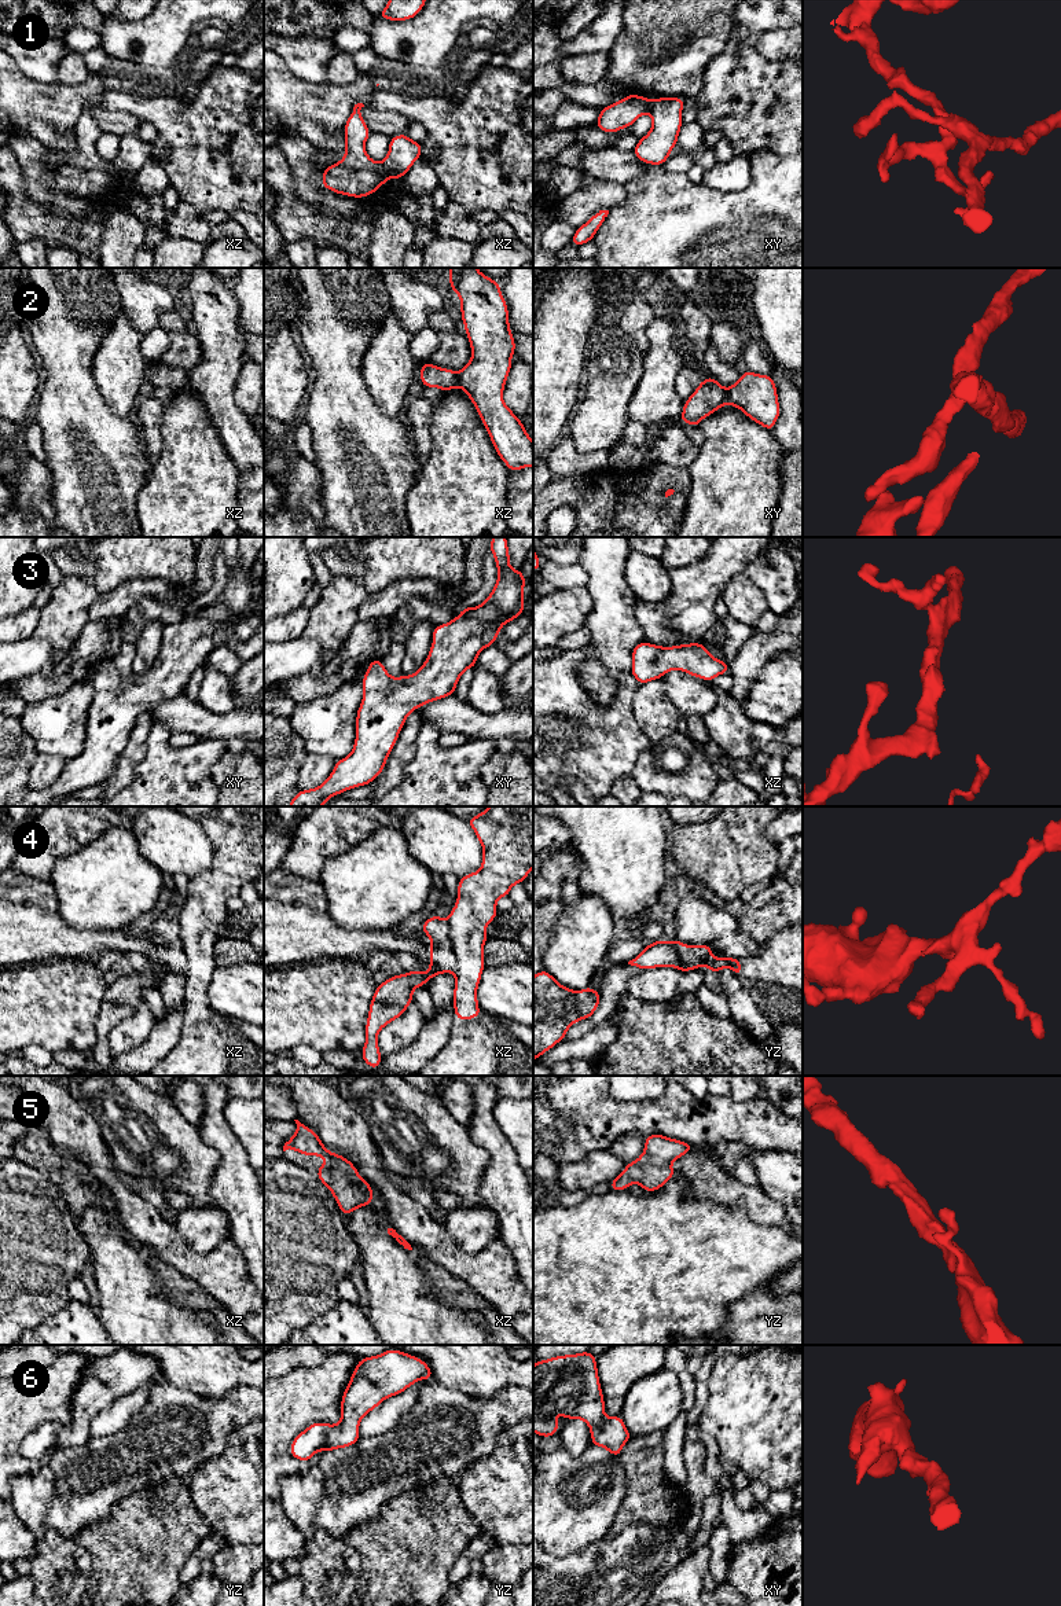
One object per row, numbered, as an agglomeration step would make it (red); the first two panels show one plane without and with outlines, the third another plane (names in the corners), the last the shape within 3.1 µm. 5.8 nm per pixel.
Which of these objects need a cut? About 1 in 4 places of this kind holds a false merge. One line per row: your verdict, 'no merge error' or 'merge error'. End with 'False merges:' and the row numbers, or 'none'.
1: merge error
2: merge error
3: no merge error
4: merge error
5: no merge error
6: no merge error
False merges: 1, 2, 4

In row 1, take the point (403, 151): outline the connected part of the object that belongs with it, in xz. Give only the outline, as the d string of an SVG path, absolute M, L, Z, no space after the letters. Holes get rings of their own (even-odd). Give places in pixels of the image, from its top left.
M407 133L392 136L388 155L381 162L392 179L403 179L422 154L422 143L411 140Z

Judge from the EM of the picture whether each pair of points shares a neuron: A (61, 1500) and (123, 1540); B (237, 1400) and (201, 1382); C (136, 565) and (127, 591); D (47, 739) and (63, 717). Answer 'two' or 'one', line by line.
A: two
B: two
C: two
D: one

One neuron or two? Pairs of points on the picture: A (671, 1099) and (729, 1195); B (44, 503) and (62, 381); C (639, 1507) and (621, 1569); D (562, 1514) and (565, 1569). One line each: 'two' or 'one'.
A: two
B: two
C: two
D: two

